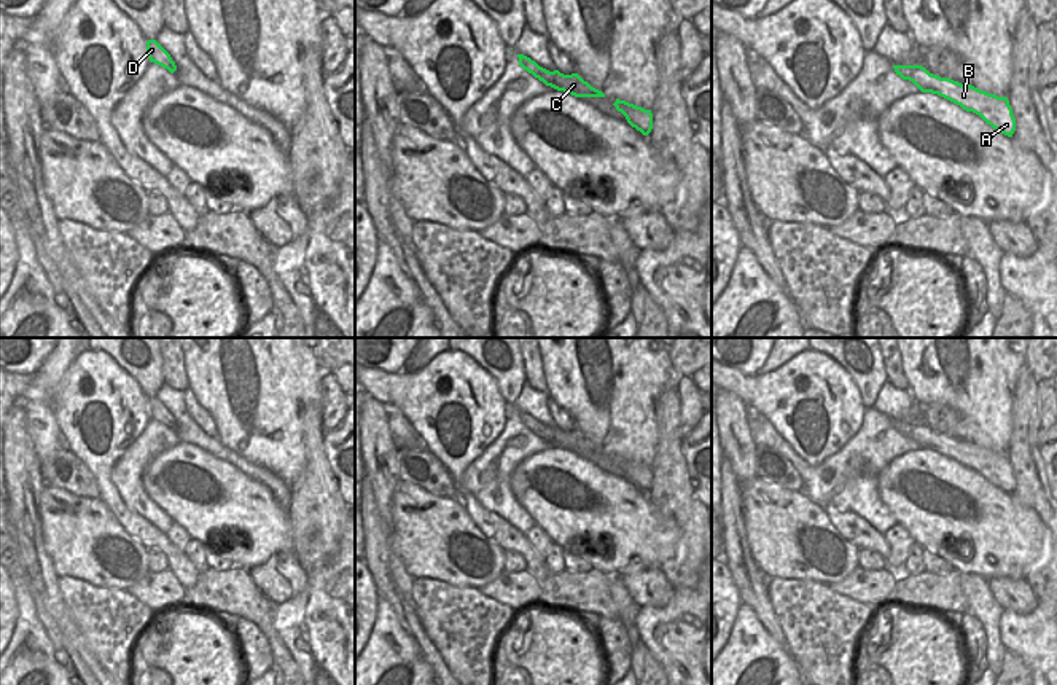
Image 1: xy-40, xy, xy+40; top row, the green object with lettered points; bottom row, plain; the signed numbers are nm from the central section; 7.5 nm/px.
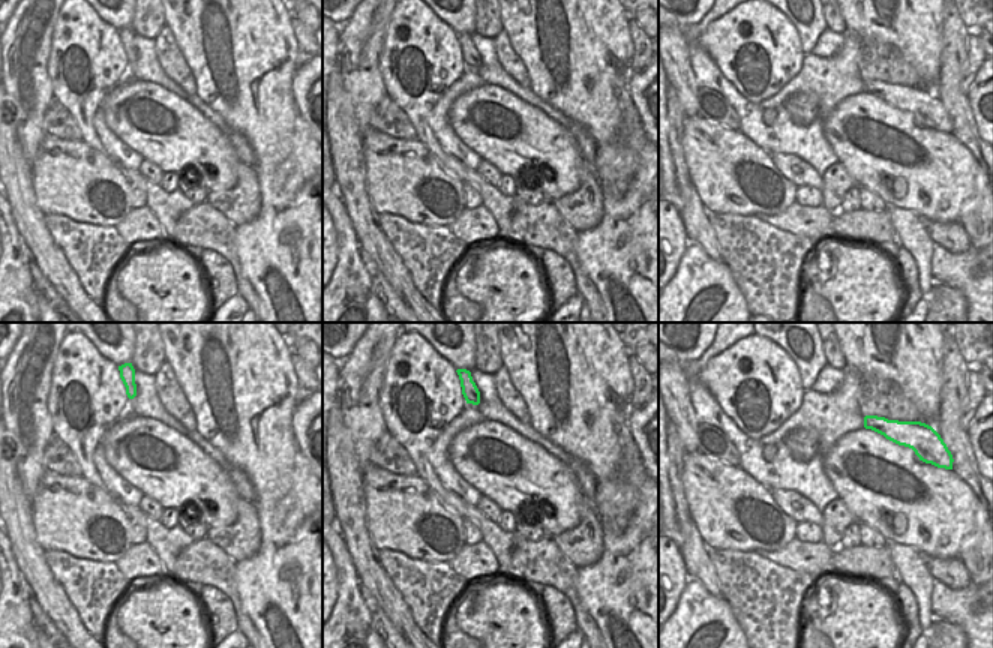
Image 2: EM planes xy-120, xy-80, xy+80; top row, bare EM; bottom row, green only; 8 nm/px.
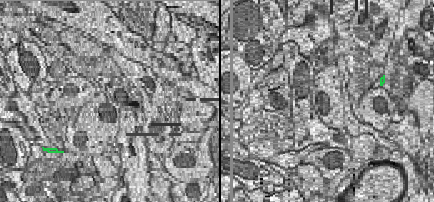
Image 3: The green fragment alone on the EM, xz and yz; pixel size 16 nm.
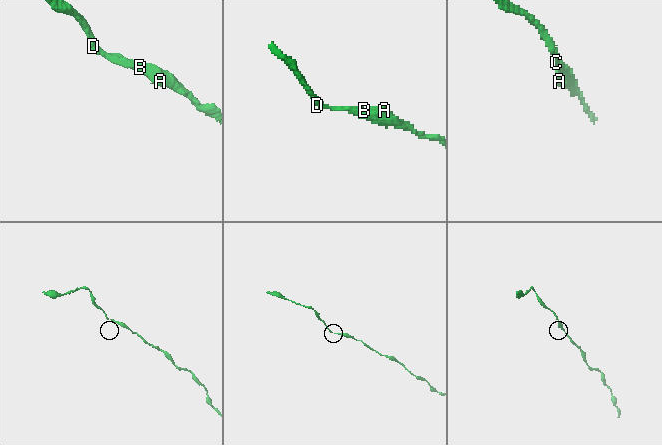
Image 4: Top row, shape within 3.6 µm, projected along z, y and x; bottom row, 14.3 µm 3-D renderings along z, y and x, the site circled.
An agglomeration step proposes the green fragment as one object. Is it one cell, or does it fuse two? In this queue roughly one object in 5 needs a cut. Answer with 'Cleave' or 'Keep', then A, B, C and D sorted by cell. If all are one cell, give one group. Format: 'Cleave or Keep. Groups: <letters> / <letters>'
Keep. Groups: A B C D

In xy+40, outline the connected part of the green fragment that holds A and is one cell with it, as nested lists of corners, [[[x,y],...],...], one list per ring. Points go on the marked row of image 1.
[[[893,65],[896,75],[912,81],[922,92],[938,94],[966,112],[979,115],[998,132],[1012,137],[1016,118],[1008,97],[998,97],[981,91],[971,84],[961,84],[950,78],[941,78],[930,73],[922,65]]]

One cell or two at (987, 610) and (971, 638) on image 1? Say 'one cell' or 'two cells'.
two cells

